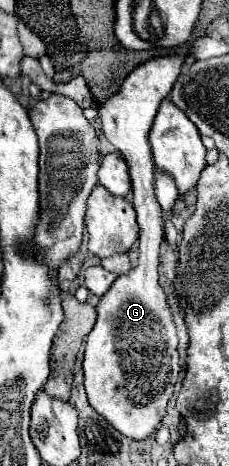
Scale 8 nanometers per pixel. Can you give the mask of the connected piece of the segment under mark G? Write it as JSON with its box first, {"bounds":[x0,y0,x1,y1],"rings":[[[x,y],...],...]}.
{"bounds":[85,56,185,440],"rings":[[[161,56],[137,66],[125,78],[119,94],[97,108],[103,136],[123,154],[133,188],[133,206],[139,222],[139,262],[129,274],[119,276],[97,304],[97,324],[85,344],[85,392],[89,404],[121,434],[135,440],[149,438],[175,390],[179,378],[177,334],[165,292],[159,286],[159,246],[165,238],[161,208],[153,196],[153,158],[147,134],[161,100],[171,92],[185,56]]]}

